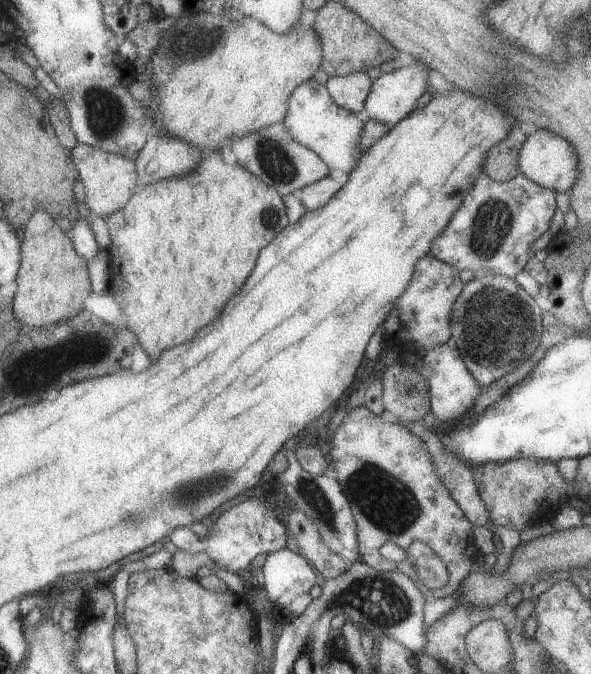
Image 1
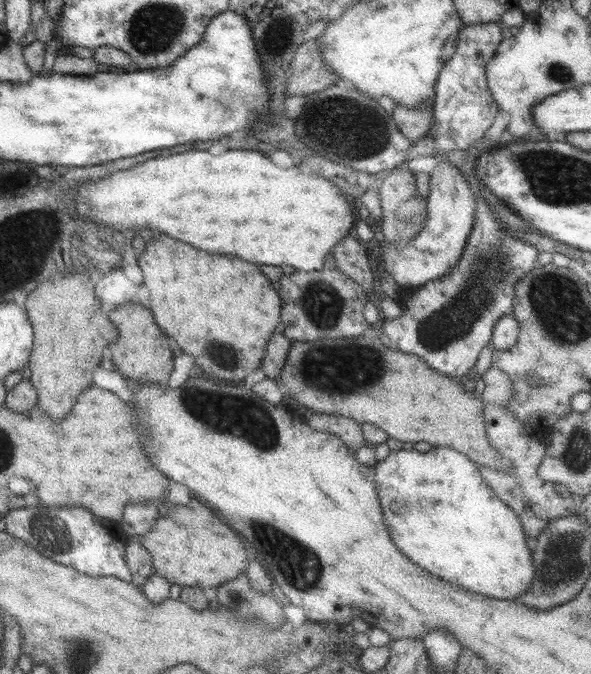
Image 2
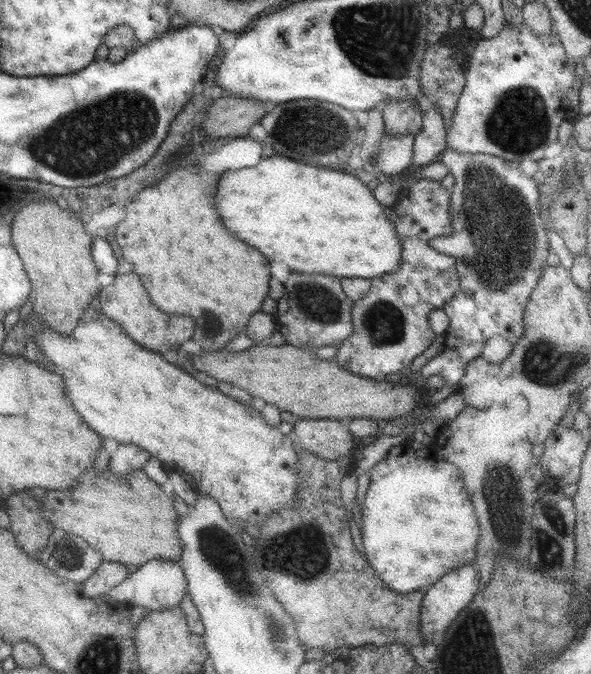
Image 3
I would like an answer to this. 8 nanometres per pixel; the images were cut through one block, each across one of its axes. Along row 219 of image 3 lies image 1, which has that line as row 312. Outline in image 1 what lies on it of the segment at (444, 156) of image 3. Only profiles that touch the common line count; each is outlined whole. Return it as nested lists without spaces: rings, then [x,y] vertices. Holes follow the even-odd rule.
[[[480,274],[465,283],[450,312],[451,343],[459,352],[463,364],[479,386],[511,372],[529,352],[534,352],[541,338],[541,310],[514,278],[495,274]]]

